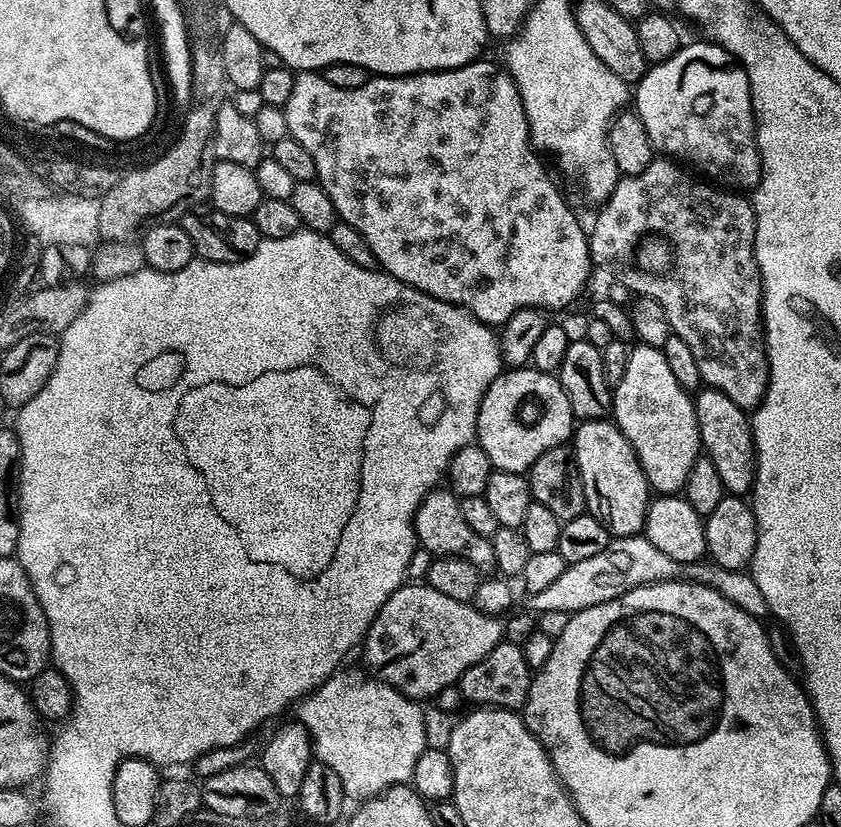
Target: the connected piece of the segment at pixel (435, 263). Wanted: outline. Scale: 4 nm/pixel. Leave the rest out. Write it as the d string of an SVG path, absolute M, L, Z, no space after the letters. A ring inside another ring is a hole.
M481 58L473 60L471 64L464 64L461 68L449 68L443 72L421 72L393 77L373 75L365 87L354 90L330 86L323 75L304 70L296 77L290 102L283 106L289 137L302 142L302 147L310 153L310 158L314 158L316 180L324 187L326 194L330 194L330 202L334 202L337 217L343 223L354 226L354 230L358 230L358 234L366 238L366 246L374 250L374 258L378 258L380 268L411 288L445 300L447 304L460 305L489 326L503 326L520 308L549 310L548 308L564 308L567 304L574 303L583 294L594 271L589 233L585 225L584 228L580 225L571 206L560 197L559 190L548 181L548 176L540 165L541 157L530 143L528 119L516 84L507 71L499 63L496 64L491 64L487 58Z

